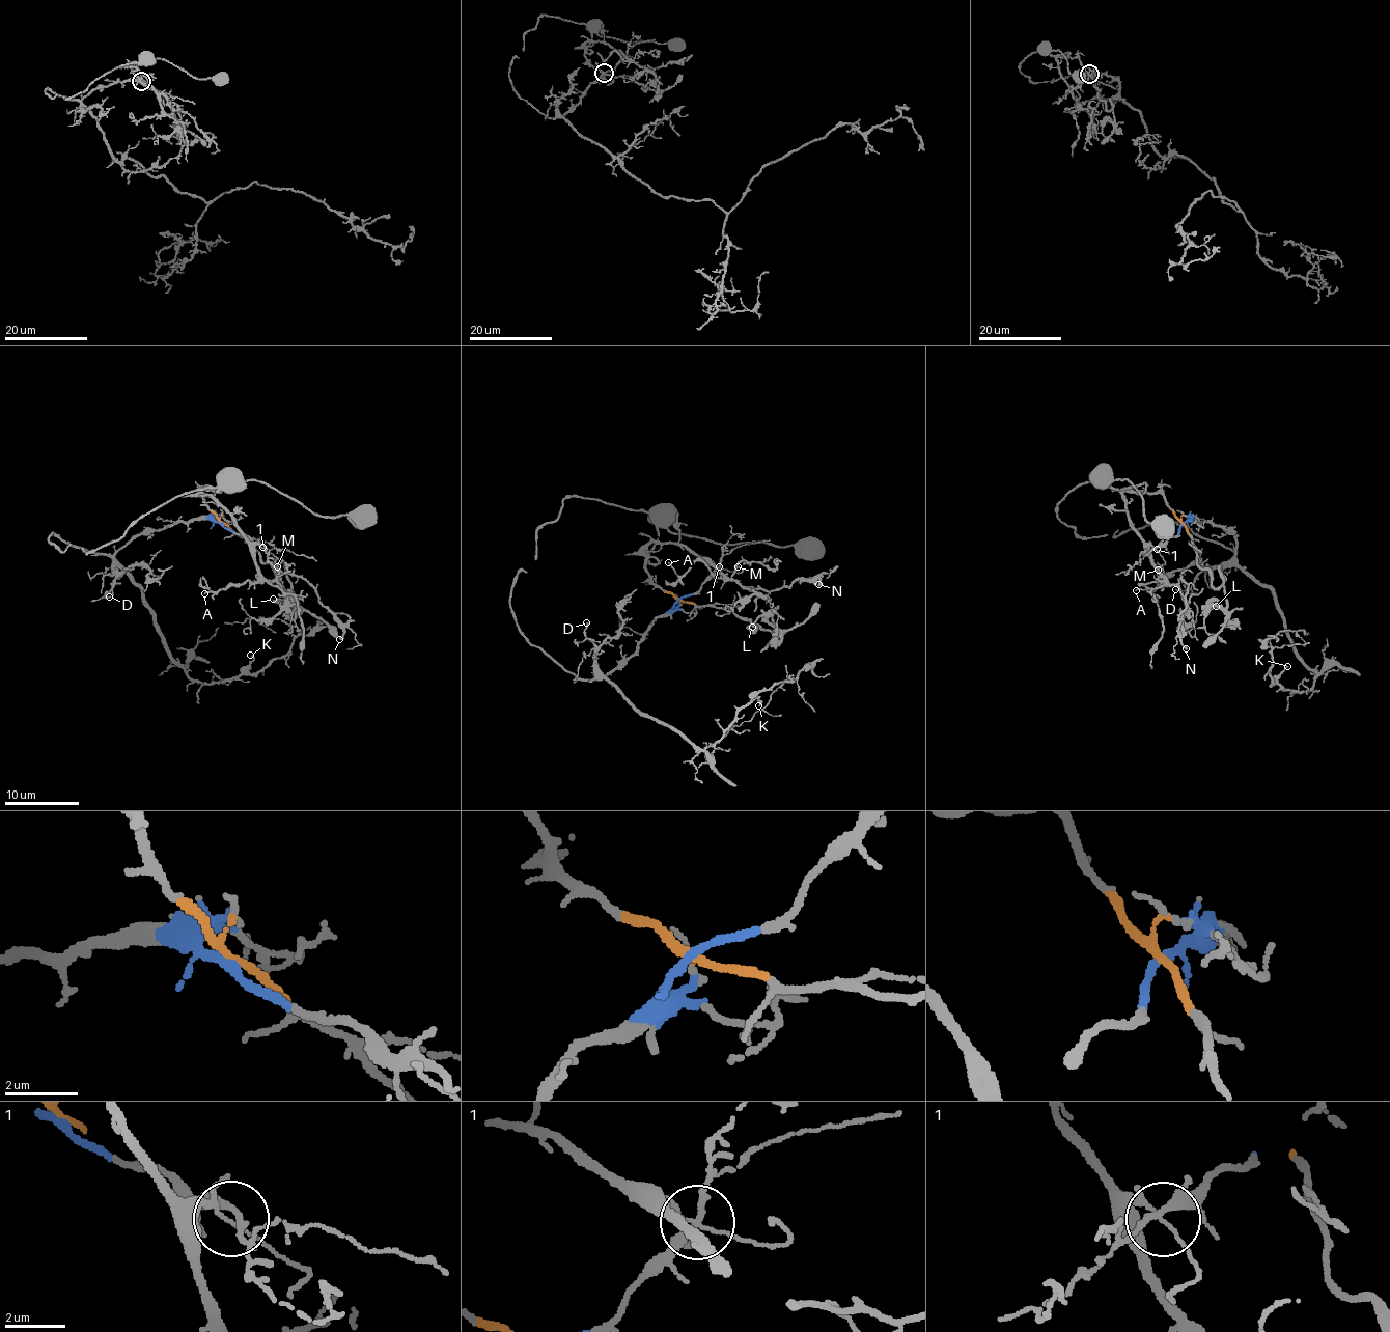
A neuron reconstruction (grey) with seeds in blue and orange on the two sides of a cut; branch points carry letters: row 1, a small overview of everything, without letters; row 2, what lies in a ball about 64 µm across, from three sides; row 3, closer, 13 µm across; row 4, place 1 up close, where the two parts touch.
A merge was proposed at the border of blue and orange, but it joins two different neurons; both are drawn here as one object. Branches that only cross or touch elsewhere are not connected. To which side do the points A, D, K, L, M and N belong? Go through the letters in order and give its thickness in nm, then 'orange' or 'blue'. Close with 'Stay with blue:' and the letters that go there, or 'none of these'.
A: calibre 110 nm; orange
D: calibre 120 nm; blue
K: calibre 170 nm; blue
L: calibre 150 nm; orange
M: calibre 140 nm; orange
N: calibre 220 nm; orange
Stay with blue: D, K

